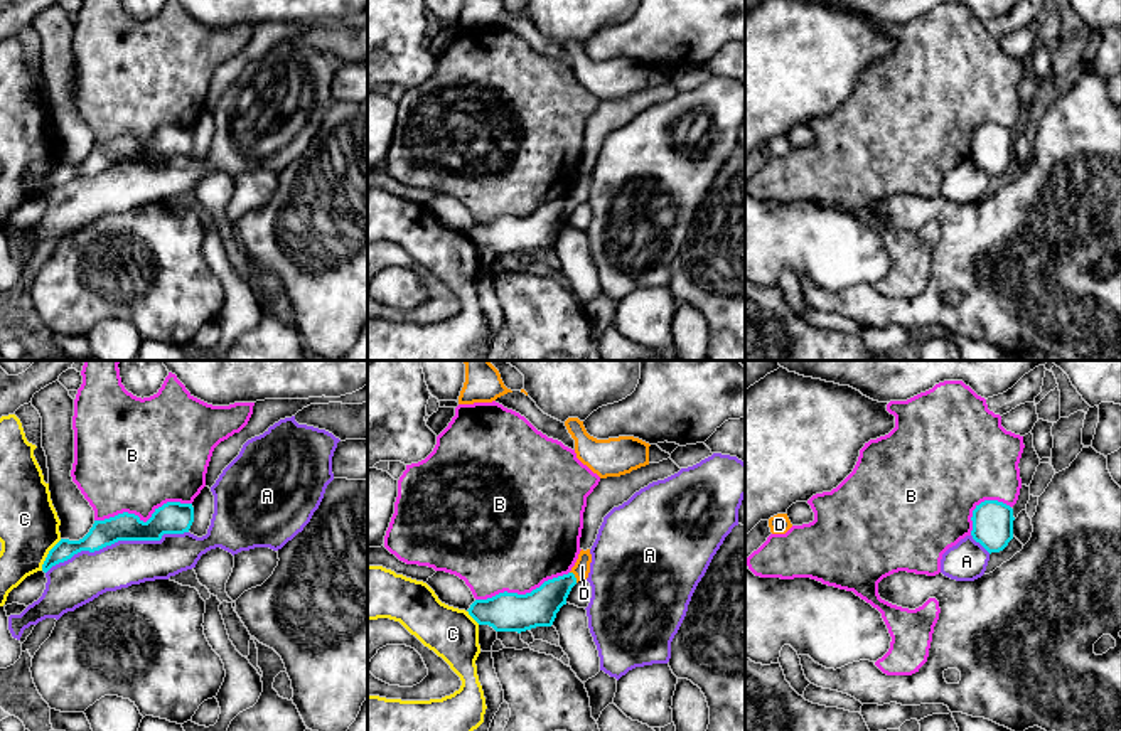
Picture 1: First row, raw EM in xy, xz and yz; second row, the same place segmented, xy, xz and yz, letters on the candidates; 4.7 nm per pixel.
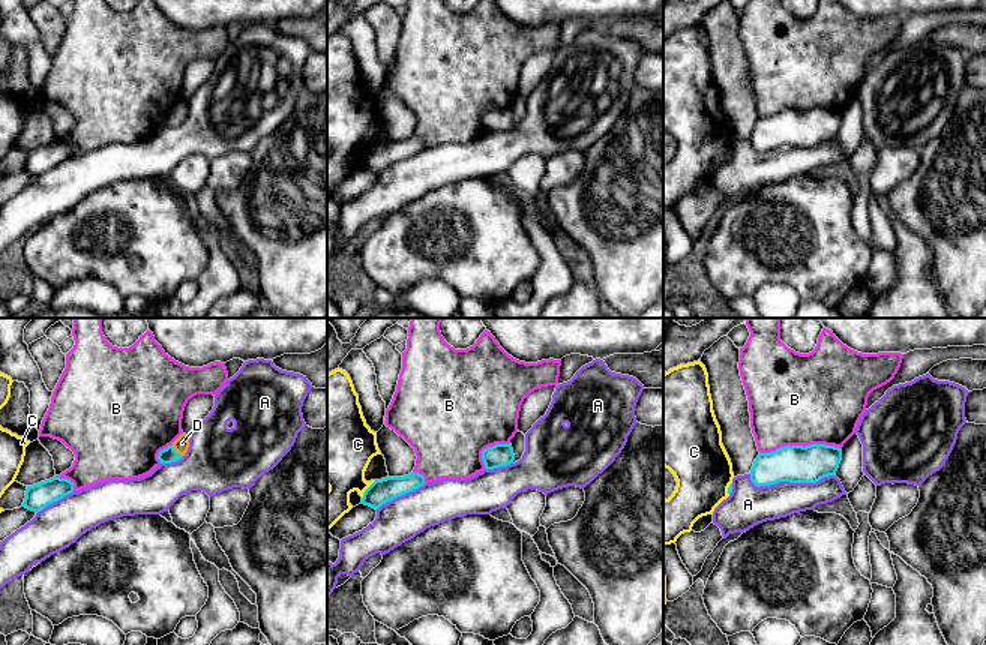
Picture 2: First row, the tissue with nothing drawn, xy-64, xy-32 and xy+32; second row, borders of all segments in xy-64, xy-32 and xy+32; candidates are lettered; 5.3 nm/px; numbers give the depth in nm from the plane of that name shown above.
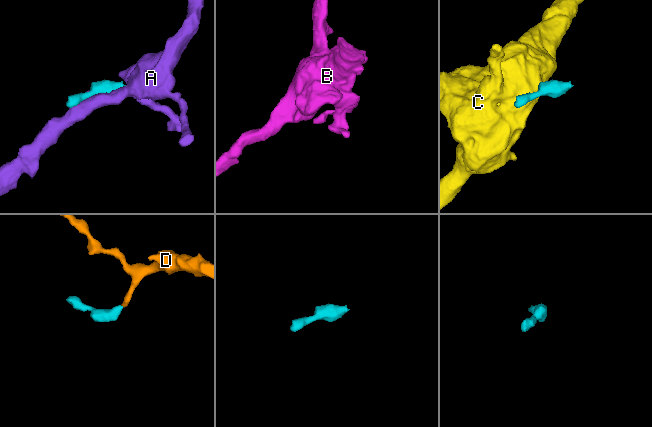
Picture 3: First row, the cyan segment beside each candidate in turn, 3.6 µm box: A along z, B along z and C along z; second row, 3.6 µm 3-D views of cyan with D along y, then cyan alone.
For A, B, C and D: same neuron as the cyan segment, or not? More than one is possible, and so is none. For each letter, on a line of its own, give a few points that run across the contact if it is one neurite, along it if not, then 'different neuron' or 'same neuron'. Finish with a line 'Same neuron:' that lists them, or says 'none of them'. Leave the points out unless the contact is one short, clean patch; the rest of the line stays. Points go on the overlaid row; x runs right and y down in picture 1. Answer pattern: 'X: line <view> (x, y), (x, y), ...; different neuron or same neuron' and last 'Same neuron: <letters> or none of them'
A: different neuron
B: different neuron
C: line xy (61, 539), (49, 551), (41, 570); different neuron
D: line xz (538, 608), (573, 576), (582, 566); same neuron
Same neuron: D

